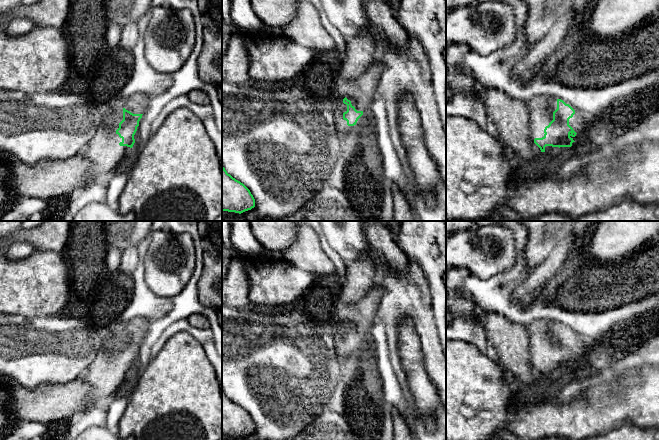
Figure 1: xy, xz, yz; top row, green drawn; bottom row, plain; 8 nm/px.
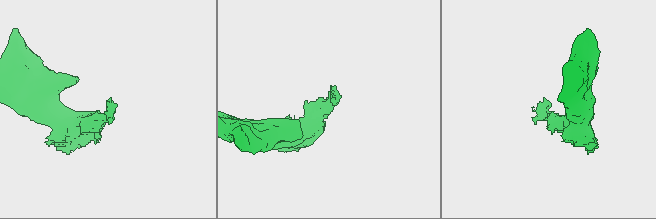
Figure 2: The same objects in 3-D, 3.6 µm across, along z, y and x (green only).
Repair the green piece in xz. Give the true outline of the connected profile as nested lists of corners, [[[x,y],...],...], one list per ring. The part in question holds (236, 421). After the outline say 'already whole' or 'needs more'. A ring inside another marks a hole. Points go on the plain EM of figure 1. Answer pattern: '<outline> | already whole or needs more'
[[[222,389],[222,435],[243,437],[255,431],[250,414],[227,397]]] | already whole

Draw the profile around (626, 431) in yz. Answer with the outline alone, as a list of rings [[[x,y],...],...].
[[[627,421],[581,440],[659,440],[659,427],[641,428]]]

